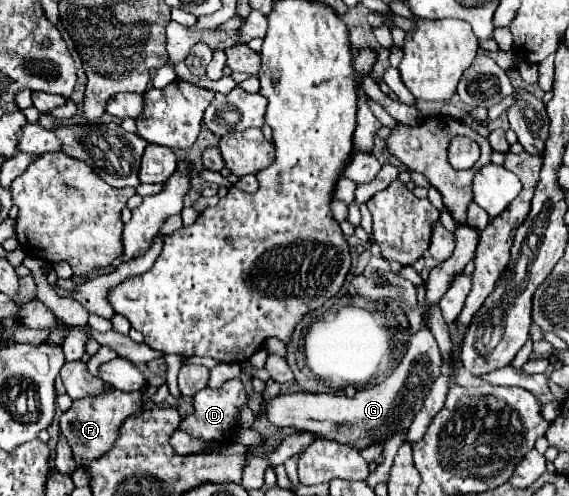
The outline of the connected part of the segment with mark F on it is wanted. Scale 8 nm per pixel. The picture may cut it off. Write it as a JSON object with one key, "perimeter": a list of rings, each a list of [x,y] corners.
{"perimeter":[[[105,390],[101,396],[95,398],[83,398],[73,402],[73,406],[61,414],[59,426],[61,434],[67,438],[67,444],[73,450],[73,460],[77,468],[85,468],[85,462],[91,462],[93,458],[101,458],[107,450],[113,448],[113,442],[117,440],[117,430],[121,428],[121,422],[129,418],[129,414],[141,414],[145,410],[145,404],[141,402],[139,392],[121,392],[121,390]]]}

